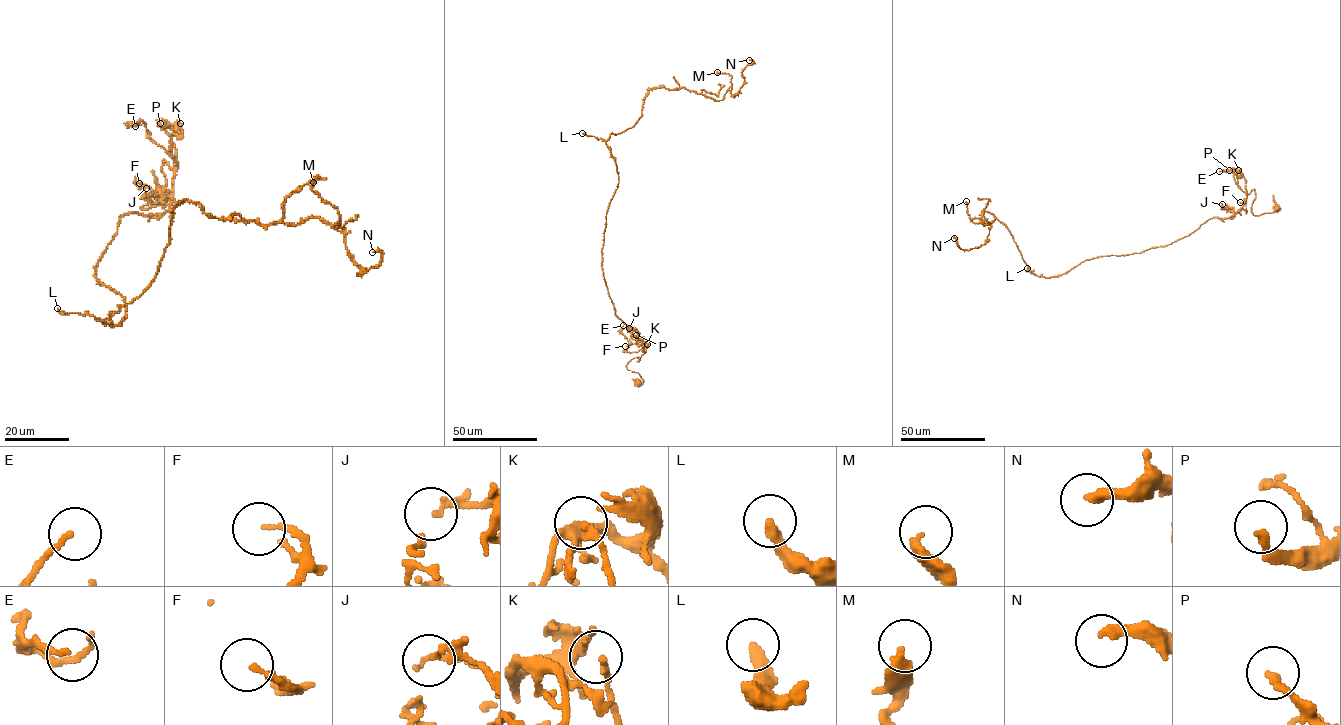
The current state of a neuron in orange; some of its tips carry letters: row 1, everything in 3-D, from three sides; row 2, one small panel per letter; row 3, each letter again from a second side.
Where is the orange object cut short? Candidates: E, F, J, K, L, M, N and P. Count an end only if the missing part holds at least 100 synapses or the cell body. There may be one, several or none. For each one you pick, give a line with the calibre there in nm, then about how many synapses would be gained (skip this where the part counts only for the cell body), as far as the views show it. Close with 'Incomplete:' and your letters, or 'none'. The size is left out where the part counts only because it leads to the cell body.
Incomplete: none

